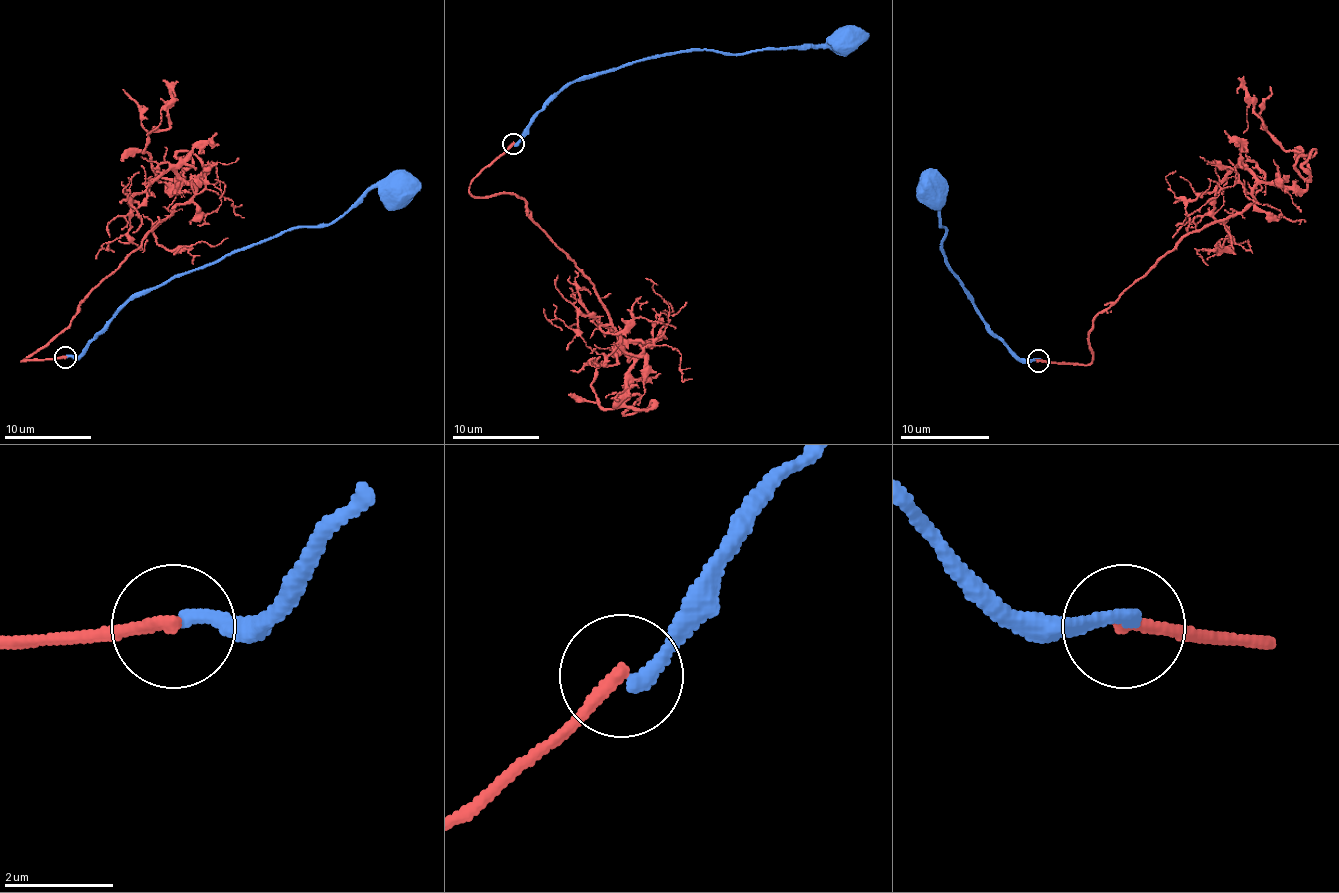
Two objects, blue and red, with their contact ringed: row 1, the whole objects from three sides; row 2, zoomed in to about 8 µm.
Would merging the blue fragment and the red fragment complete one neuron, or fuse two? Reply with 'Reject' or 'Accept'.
Reject

